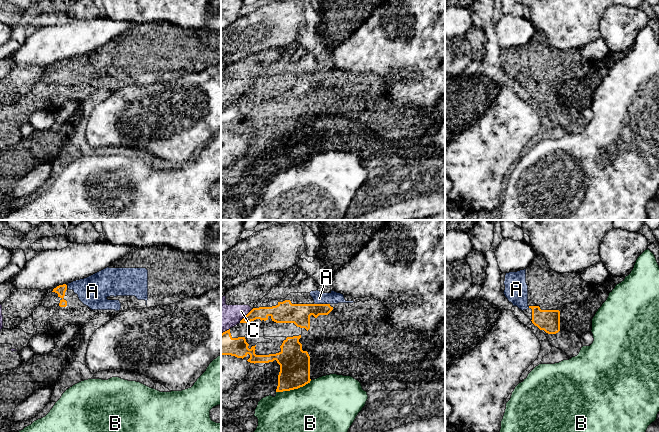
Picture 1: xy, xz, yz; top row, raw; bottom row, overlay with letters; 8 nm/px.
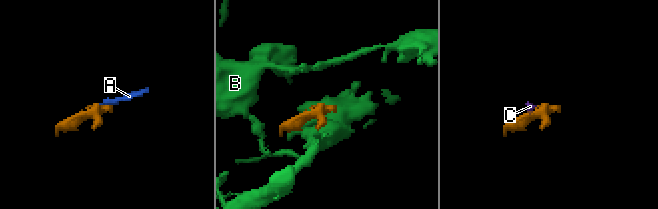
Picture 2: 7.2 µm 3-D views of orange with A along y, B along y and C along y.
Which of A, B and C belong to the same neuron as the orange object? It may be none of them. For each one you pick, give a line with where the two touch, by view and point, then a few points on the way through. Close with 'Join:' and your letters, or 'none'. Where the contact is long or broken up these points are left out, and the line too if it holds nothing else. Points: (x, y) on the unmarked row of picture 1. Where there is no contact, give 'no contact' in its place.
A: contact xz (322, 80)
Join: A

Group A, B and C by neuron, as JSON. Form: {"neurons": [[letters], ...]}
{"neurons": [["A"], ["B"], ["C"]]}

